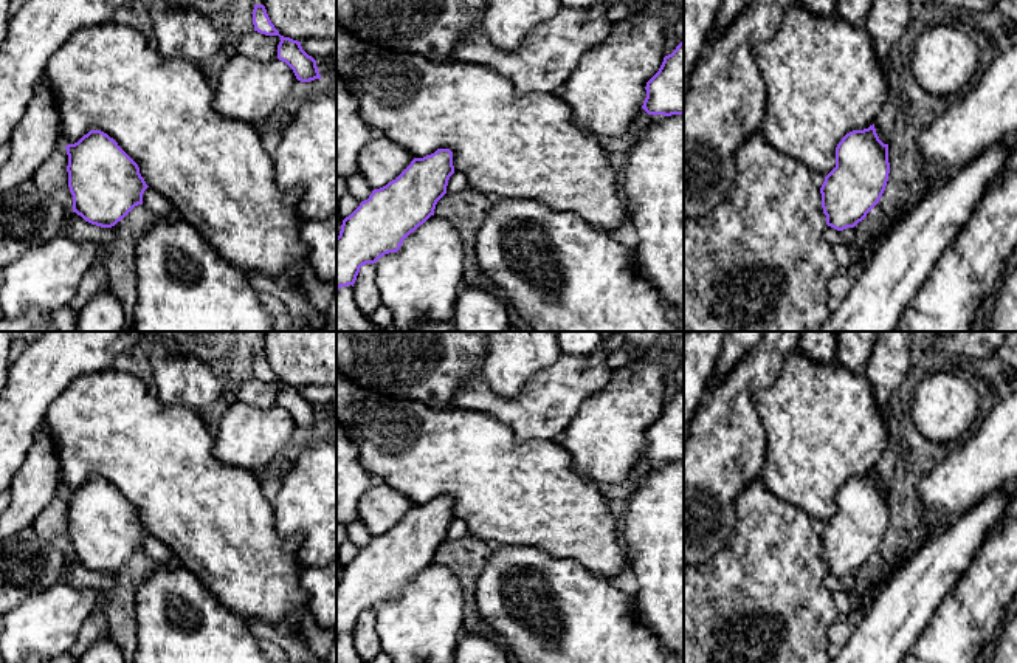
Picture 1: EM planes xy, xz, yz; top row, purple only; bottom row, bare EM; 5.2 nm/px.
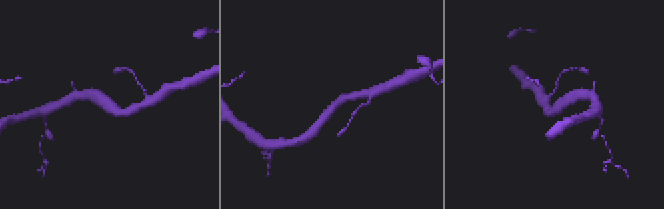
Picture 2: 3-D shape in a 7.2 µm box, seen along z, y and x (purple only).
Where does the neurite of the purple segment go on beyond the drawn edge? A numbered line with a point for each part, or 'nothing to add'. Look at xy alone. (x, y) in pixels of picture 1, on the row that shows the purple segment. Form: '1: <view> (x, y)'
nothing to add

